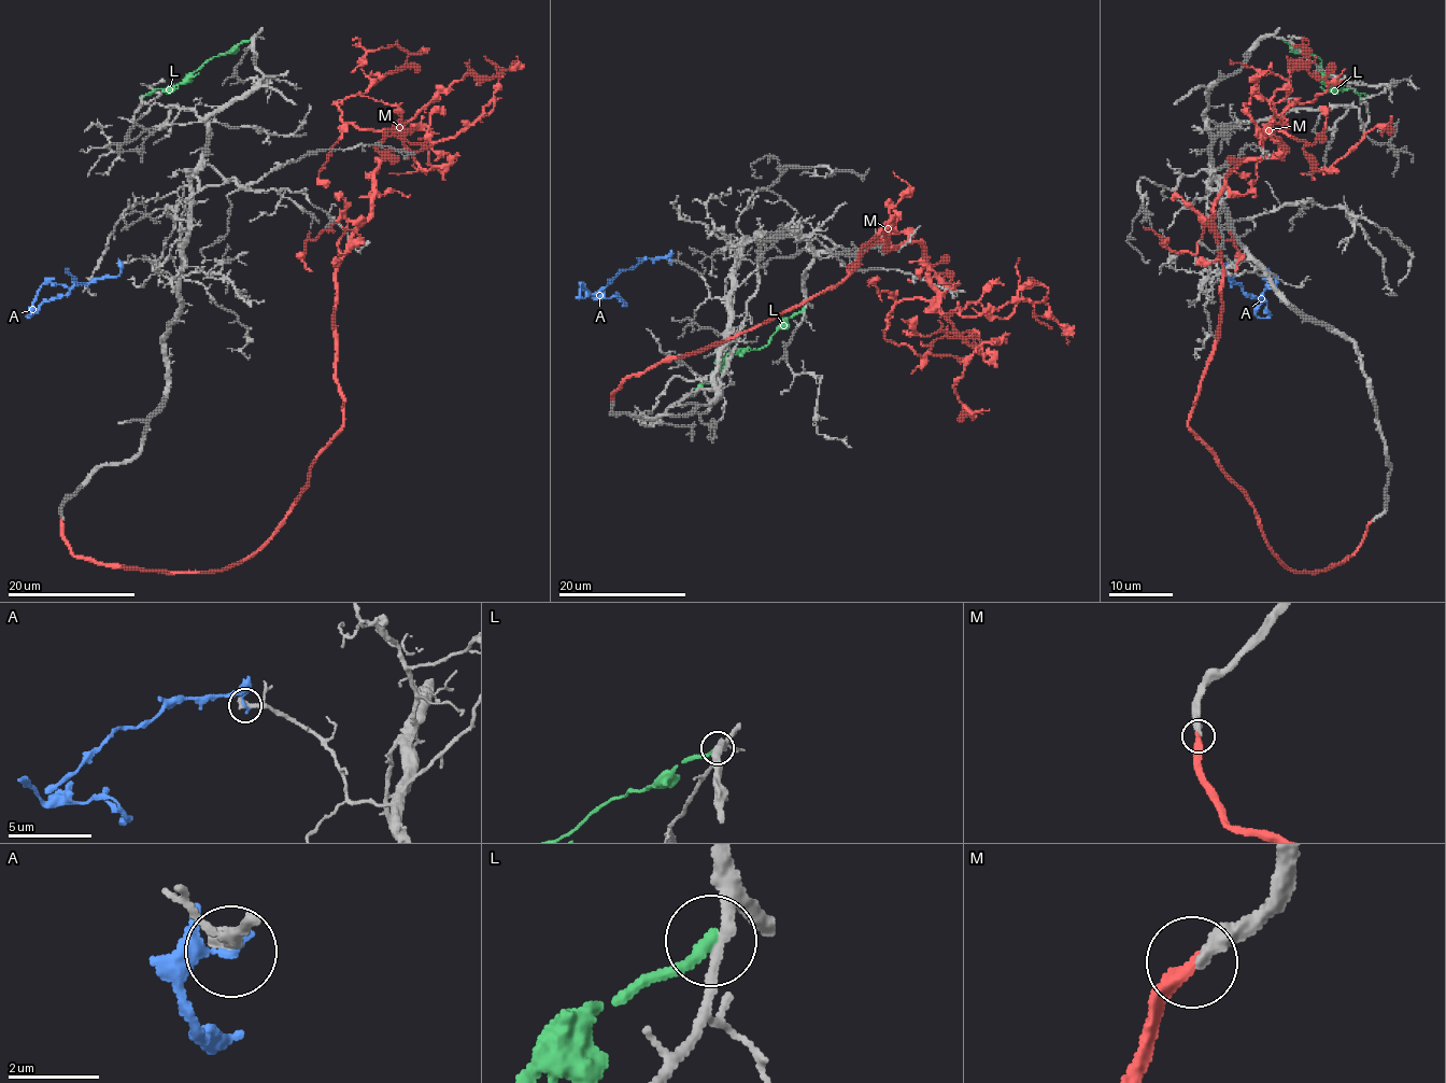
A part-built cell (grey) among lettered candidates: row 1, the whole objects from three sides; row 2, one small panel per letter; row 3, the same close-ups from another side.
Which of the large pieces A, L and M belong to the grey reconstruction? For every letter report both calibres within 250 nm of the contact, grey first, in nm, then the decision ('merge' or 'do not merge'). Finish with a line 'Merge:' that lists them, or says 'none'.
A: 460/280 nm | do not merge
L: 220/240 nm | do not merge
M: 360/340 nm | merge
Merge: M

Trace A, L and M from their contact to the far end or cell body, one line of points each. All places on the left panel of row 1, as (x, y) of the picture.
A: (119, 265), (118, 275), (94, 278), (43, 304), (30, 318), (37, 291), (43, 284), (75, 284), (67, 268)
L: (253, 37), (204, 61), (175, 85), (158, 88), (139, 98)
M: (62, 520), (76, 557), (224, 570), (308, 483), (386, 157), (335, 102), (409, 55), (351, 72)

